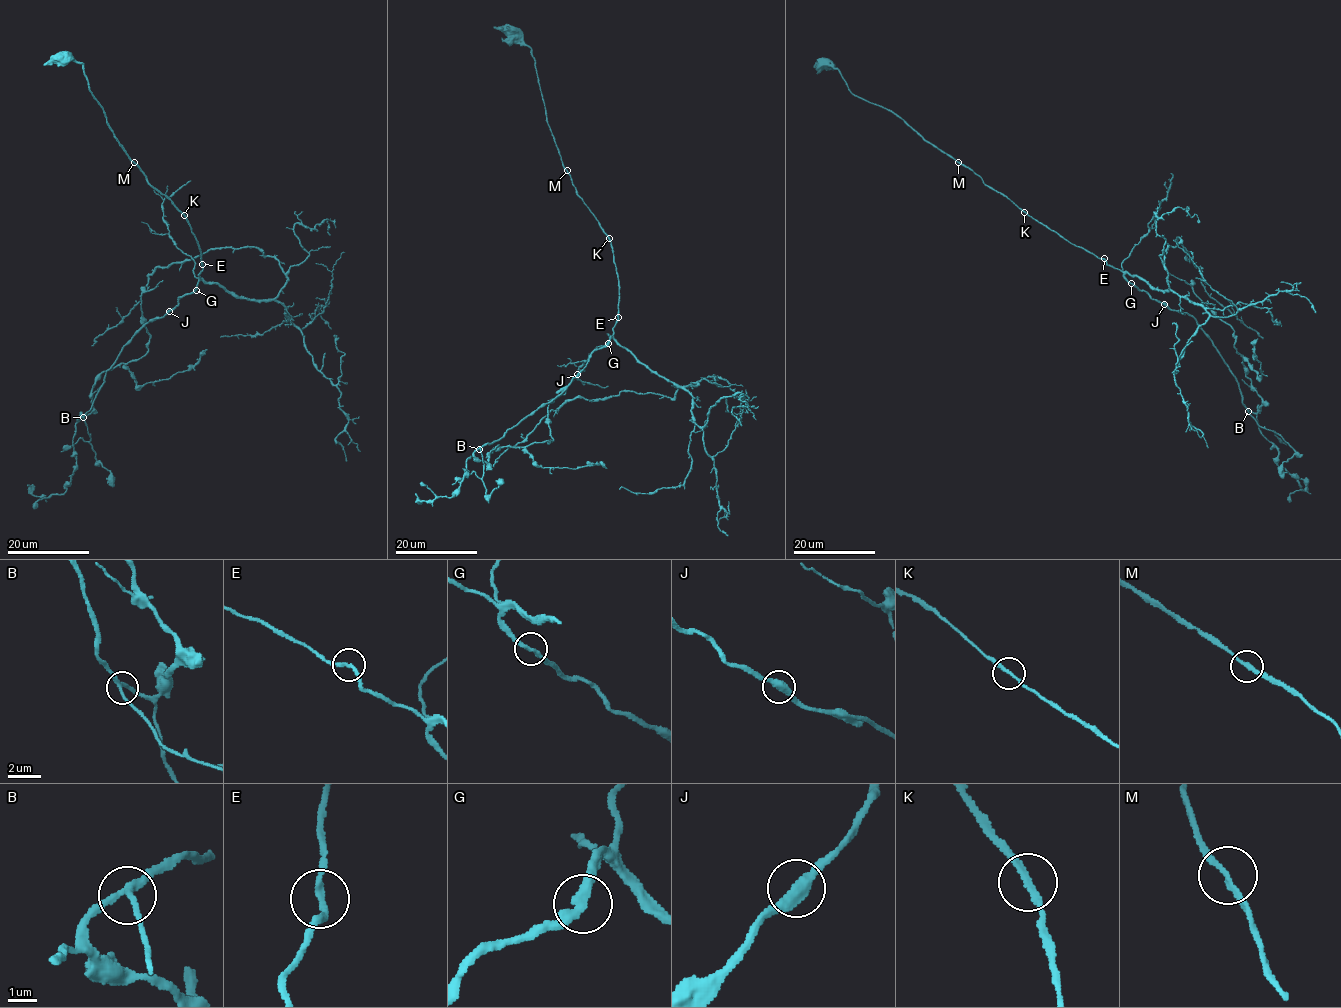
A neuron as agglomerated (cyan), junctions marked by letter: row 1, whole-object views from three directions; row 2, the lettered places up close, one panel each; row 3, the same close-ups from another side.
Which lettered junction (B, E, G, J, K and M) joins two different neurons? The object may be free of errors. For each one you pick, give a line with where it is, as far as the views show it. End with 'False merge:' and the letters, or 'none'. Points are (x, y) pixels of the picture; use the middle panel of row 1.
False merge: none

